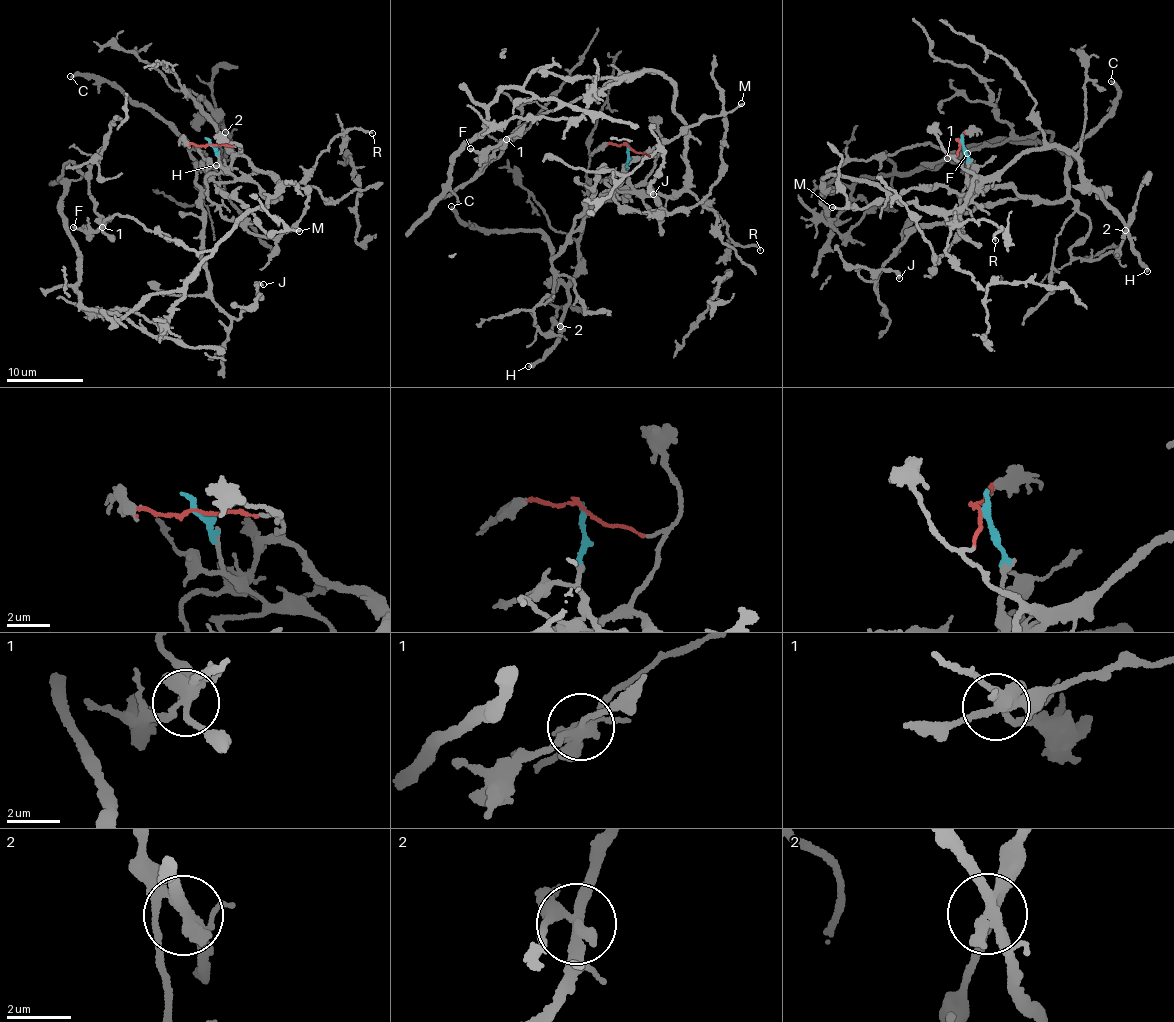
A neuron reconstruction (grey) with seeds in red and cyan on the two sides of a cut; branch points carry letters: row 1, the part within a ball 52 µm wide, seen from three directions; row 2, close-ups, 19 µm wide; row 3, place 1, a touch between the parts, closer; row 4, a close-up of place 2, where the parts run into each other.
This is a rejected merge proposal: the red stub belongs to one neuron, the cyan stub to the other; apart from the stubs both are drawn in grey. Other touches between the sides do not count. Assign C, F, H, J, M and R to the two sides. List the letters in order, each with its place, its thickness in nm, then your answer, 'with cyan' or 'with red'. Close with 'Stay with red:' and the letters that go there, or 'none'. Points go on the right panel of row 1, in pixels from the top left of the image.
C: (1111, 81) | 240 nm | with cyan
F: (967, 153) | 220 nm | with red
H: (1147, 271) | 240 nm | with red
J: (899, 278) | 340 nm | with cyan
M: (832, 207) | 140 nm | with cyan
R: (995, 240) | 140 nm | with red
Stay with red: F, H, R

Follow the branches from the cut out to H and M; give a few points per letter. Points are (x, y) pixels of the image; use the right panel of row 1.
H: (958, 141), (957, 160), (981, 177), (1021, 155), (1067, 150), (1148, 271)
M: (960, 141), (968, 163), (968, 194), (972, 193), (914, 187), (861, 209), (832, 207)

